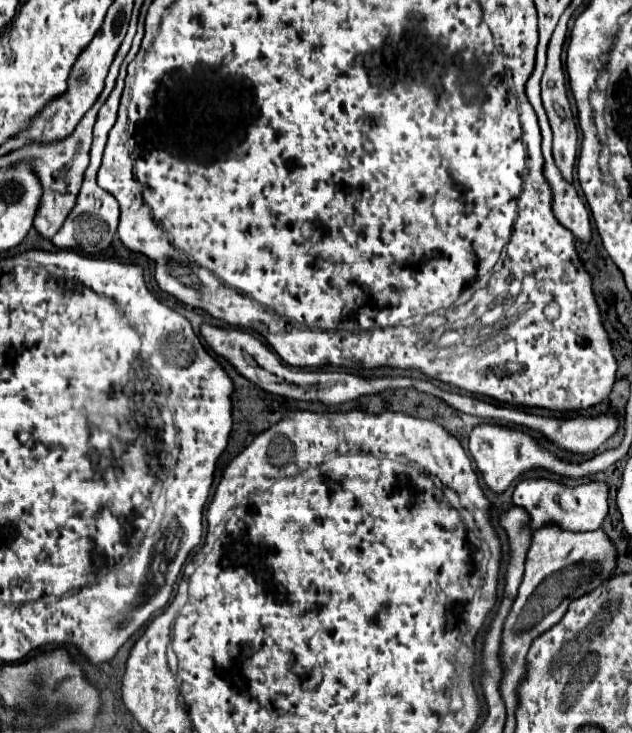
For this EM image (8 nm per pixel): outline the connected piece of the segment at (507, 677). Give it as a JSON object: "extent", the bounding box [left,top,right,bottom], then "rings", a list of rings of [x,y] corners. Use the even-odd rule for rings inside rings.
{"extent":[498,527,616,713],"rings":[[[548,527],[546,531],[538,531],[538,535],[532,537],[532,545],[526,555],[524,579],[512,603],[512,609],[504,621],[500,637],[498,653],[502,663],[500,697],[504,701],[504,707],[510,707],[510,711],[514,713],[514,707],[518,703],[516,687],[526,675],[524,661],[530,643],[538,635],[542,635],[542,631],[548,631],[554,623],[558,623],[558,619],[562,619],[566,607],[574,599],[582,597],[586,591],[592,591],[602,581],[610,579],[610,575],[614,575],[614,569],[616,569],[616,547],[604,535],[602,529],[582,535],[570,535],[570,531],[554,531],[554,527]],[[576,567],[584,571],[576,571]]]}

